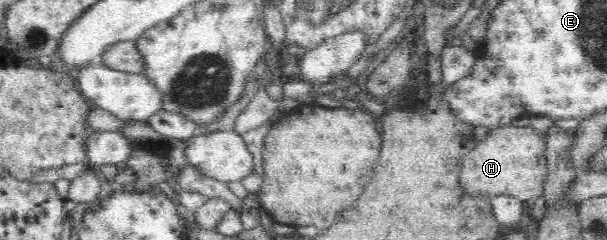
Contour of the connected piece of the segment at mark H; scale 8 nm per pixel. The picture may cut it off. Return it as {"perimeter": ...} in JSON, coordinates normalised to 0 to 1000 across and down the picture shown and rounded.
{"perimeter":[[[830,525],[804,554],[796,592],[783,608],[759,667],[759,729],[756,763],[776,821],[820,821],[834,813],[863,846],[895,817],[896,771],[903,725],[903,675],[896,654],[900,638],[900,571],[876,525]]]}

